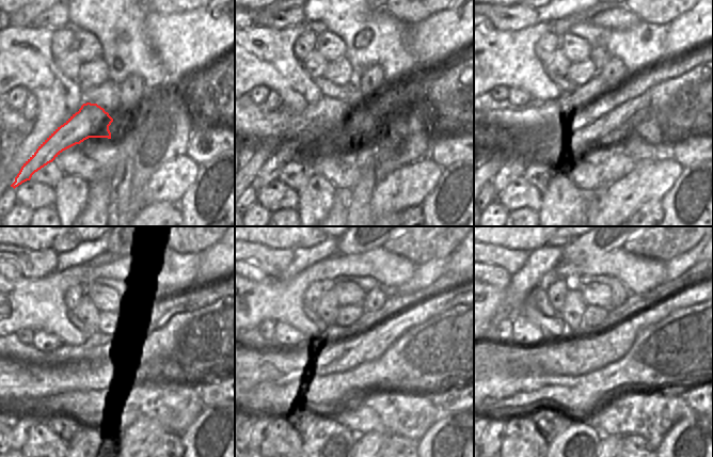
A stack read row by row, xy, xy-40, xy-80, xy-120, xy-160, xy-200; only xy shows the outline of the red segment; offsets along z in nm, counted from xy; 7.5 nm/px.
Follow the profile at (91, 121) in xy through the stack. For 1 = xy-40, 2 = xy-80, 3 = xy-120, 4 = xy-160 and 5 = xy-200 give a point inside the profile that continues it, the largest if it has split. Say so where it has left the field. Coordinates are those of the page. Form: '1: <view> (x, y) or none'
1: xy-40 (287, 150)
2: xy-80 (527, 150)
3: xy-120 (33, 409)
4: xy-160 (258, 431)
5: xy-200 (495, 430)

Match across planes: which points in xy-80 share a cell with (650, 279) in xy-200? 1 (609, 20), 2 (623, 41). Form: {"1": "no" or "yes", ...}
{"1": "yes", "2": "no"}

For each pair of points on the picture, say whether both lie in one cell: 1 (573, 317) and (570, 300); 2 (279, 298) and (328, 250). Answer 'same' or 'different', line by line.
1: same
2: different

